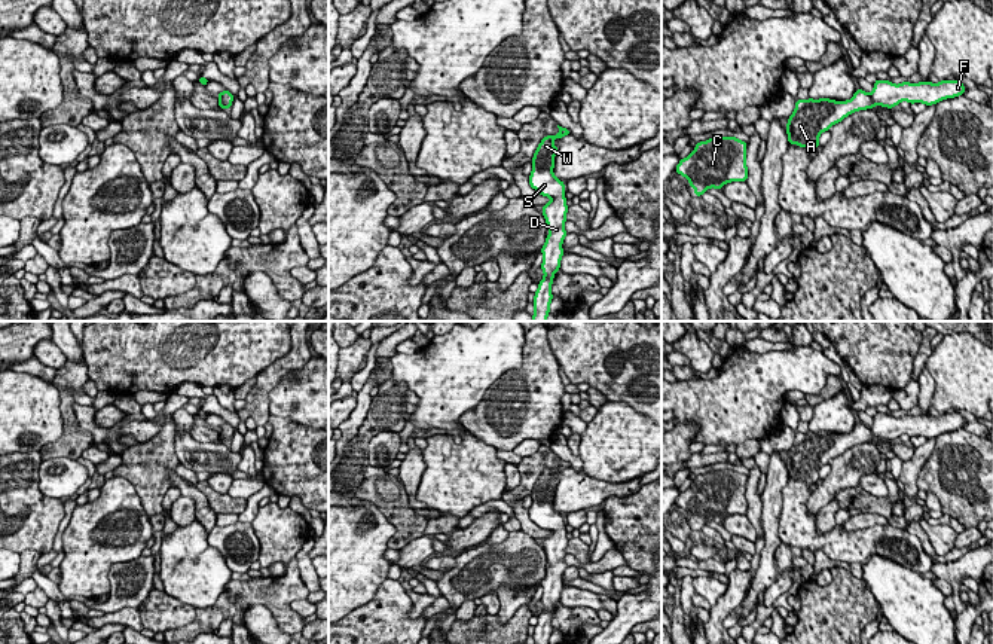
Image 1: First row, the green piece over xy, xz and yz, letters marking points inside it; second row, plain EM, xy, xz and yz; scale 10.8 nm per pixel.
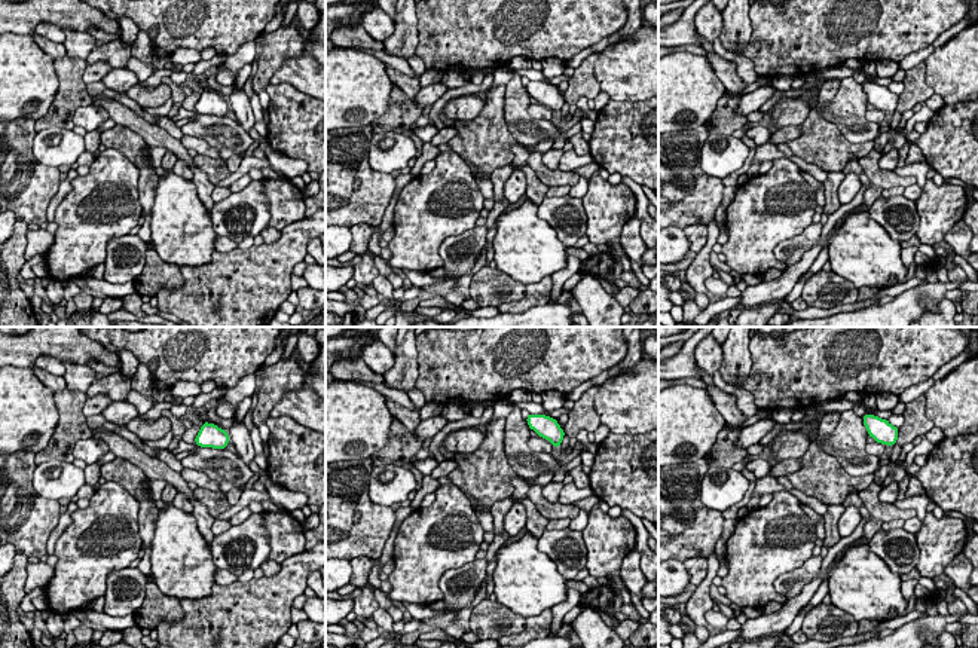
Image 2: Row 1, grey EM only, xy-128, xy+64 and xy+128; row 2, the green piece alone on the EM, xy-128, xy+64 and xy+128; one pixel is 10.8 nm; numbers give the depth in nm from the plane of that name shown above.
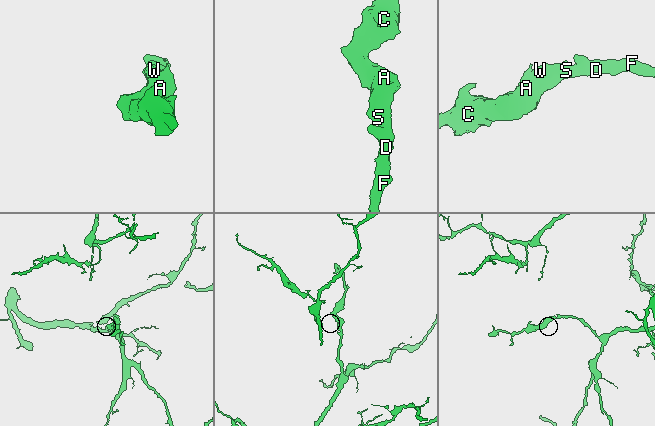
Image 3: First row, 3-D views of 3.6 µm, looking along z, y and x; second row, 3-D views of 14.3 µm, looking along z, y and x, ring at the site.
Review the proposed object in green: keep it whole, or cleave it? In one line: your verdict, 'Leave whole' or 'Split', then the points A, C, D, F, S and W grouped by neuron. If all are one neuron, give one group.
Leave whole. Groups: A C D F S W

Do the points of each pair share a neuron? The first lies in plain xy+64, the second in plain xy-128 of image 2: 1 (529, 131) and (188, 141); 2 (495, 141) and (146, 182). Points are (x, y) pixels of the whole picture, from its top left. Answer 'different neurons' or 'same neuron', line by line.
1: different neurons
2: same neuron

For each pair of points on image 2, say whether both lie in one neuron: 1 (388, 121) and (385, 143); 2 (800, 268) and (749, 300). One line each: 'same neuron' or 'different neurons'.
1: different neurons
2: same neuron

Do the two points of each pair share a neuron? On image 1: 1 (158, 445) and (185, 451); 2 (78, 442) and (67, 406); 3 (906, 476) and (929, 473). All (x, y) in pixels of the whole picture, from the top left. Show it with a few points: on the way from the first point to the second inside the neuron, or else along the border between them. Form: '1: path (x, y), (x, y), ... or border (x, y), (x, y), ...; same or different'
1: border (174, 436), (174, 454), (180, 461); different
2: path (73, 433), (69, 415); same
3: border (935, 442), (929, 458), (917, 475), (917, 488); different

